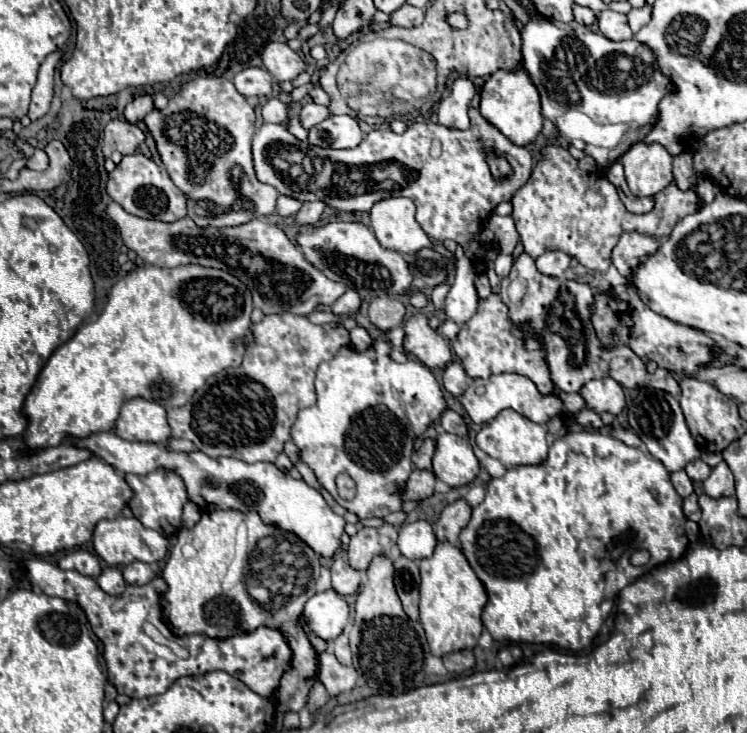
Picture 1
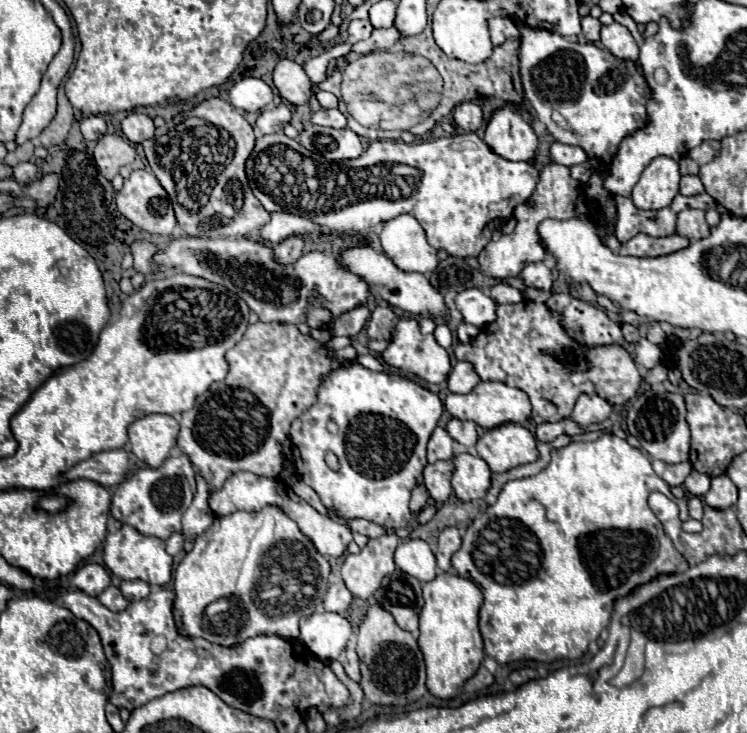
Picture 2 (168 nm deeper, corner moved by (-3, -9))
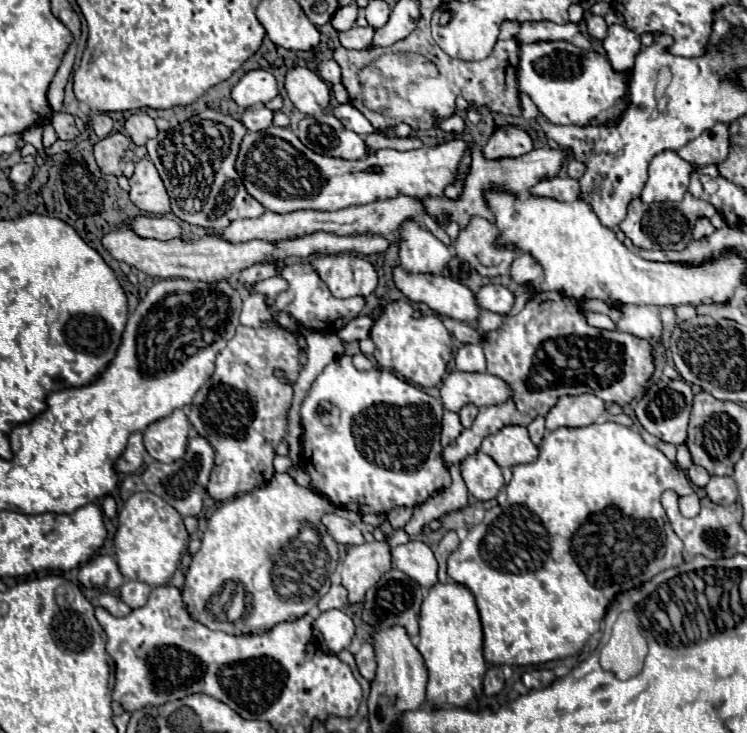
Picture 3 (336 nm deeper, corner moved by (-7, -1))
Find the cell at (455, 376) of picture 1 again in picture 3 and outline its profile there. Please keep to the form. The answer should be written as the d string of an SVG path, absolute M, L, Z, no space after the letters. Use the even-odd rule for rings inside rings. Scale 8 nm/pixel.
M464 344L456 352L456 370L460 372L486 372L486 360L480 344Z

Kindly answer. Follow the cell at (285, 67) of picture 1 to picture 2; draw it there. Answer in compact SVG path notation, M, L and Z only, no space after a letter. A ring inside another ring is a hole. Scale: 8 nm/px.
M288 58L280 60L274 68L274 86L278 88L280 96L294 106L308 104L308 100L314 96L312 82L306 76L304 68Z

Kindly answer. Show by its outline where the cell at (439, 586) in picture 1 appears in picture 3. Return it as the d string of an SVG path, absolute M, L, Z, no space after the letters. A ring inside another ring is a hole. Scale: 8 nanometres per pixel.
M448 582L448 584L434 584L424 602L420 612L420 642L418 650L424 656L426 670L428 670L428 700L436 706L452 704L452 706L468 706L470 700L478 698L482 694L482 680L486 672L486 660L482 656L484 646L484 634L480 624L480 614L476 612L476 602L472 600L472 592L464 588L462 584Z

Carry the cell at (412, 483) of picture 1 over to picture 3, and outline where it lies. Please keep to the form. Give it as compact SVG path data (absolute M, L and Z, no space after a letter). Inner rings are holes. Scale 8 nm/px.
M538 292L518 314L508 314L498 330L482 336L488 374L500 376L510 384L514 396L506 404L480 408L474 424L444 448L444 466L460 464L480 448L482 440L510 422L520 422L522 412L530 420L546 416L560 396L596 394L606 404L630 404L646 386L654 372L652 346L632 334L600 330L588 326L578 304L560 292ZM512 412L512 420L508 414Z

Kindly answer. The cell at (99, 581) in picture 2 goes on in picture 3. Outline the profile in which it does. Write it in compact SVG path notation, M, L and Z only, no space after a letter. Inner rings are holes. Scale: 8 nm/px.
M94 556L90 562L80 566L78 582L84 588L116 590L116 588L122 586L124 578L122 578L114 558L110 558L110 556Z

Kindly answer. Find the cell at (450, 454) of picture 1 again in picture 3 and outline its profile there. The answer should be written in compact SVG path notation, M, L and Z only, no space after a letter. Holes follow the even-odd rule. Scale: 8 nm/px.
M476 452L462 462L462 478L476 500L492 500L504 486L498 464L484 452Z

